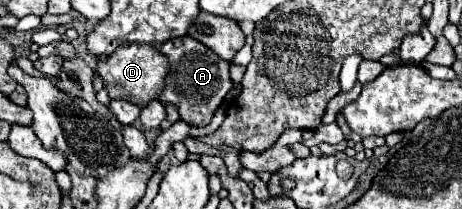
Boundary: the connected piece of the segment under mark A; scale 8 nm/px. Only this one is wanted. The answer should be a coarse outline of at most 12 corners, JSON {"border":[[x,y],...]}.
{"border":[[190,36],[168,40],[158,96],[210,124],[232,88],[228,62]]}

